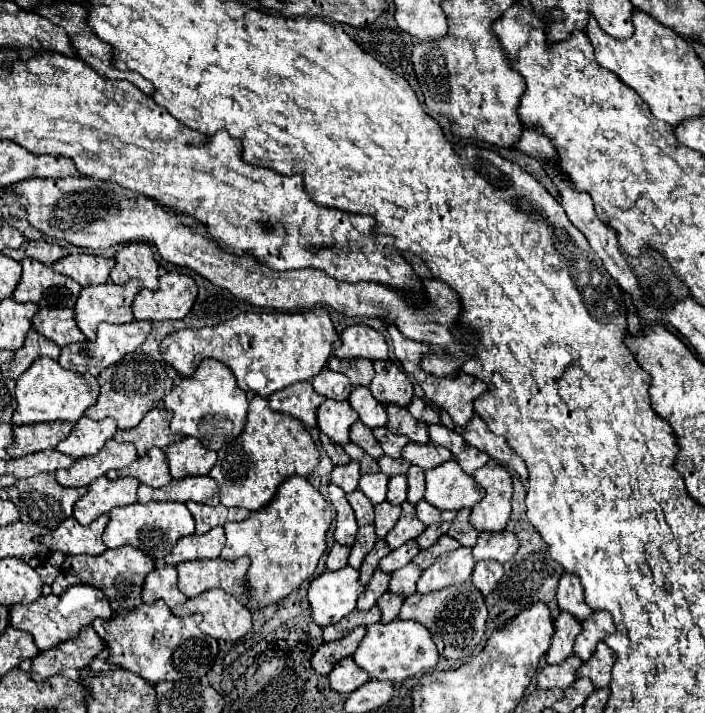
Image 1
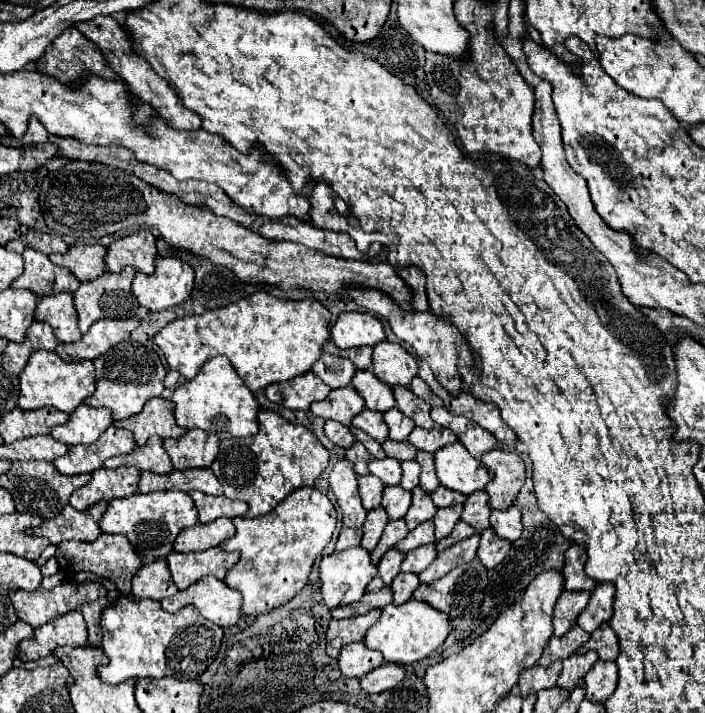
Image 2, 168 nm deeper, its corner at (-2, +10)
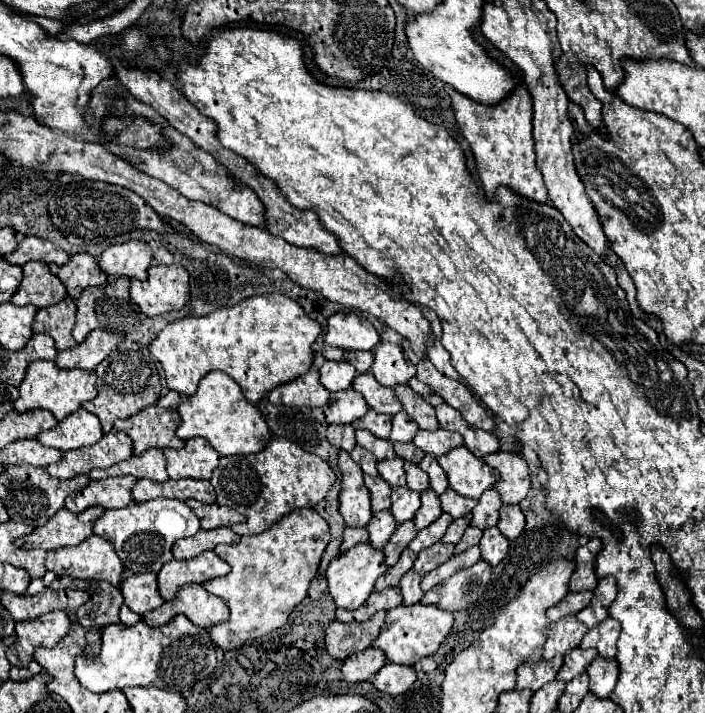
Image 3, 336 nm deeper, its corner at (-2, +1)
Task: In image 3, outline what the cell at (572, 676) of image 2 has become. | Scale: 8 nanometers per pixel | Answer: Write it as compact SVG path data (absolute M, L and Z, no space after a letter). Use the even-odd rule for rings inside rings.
M571 649L571 653L565 653L565 663L563 667L559 669L559 679L563 681L571 681L573 677L581 675L587 671L589 663L597 657L595 649Z

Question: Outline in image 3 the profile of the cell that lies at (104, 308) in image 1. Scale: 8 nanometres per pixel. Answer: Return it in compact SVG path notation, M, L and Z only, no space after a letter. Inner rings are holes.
M121 277L115 283L105 283L99 287L87 287L77 299L77 323L73 327L73 337L81 343L93 329L103 329L111 333L129 333L139 325L139 307L129 297L129 279Z

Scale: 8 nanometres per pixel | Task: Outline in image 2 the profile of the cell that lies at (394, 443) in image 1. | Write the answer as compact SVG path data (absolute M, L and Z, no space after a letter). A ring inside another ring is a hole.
M391 408L387 414L383 414L383 420L389 428L389 440L397 440L397 442L403 442L407 440L409 432L415 428L413 420L403 416L397 408Z

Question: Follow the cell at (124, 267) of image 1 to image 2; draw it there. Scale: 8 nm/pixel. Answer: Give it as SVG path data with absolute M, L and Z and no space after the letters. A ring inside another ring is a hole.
M141 230L127 238L115 240L109 246L105 262L111 272L121 272L125 266L133 266L137 272L151 274L155 270L155 258L155 236L149 230Z

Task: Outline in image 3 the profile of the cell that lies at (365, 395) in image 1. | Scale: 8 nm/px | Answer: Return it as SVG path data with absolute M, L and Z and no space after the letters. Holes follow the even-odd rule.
M367 371L367 373L359 373L355 379L353 379L353 389L359 391L367 405L371 409L375 409L377 413L387 413L387 415L395 415L401 411L401 403L399 399L395 397L393 389L391 387L383 387L379 385L379 381L375 381L373 373Z

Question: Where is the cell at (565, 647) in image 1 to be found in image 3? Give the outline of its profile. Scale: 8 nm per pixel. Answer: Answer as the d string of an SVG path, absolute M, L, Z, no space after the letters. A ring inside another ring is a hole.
M583 591L583 593L567 593L563 597L563 601L551 609L547 609L547 617L549 621L559 621L561 617L567 615L577 615L581 609L585 609L589 605L589 601L593 599L593 591Z

